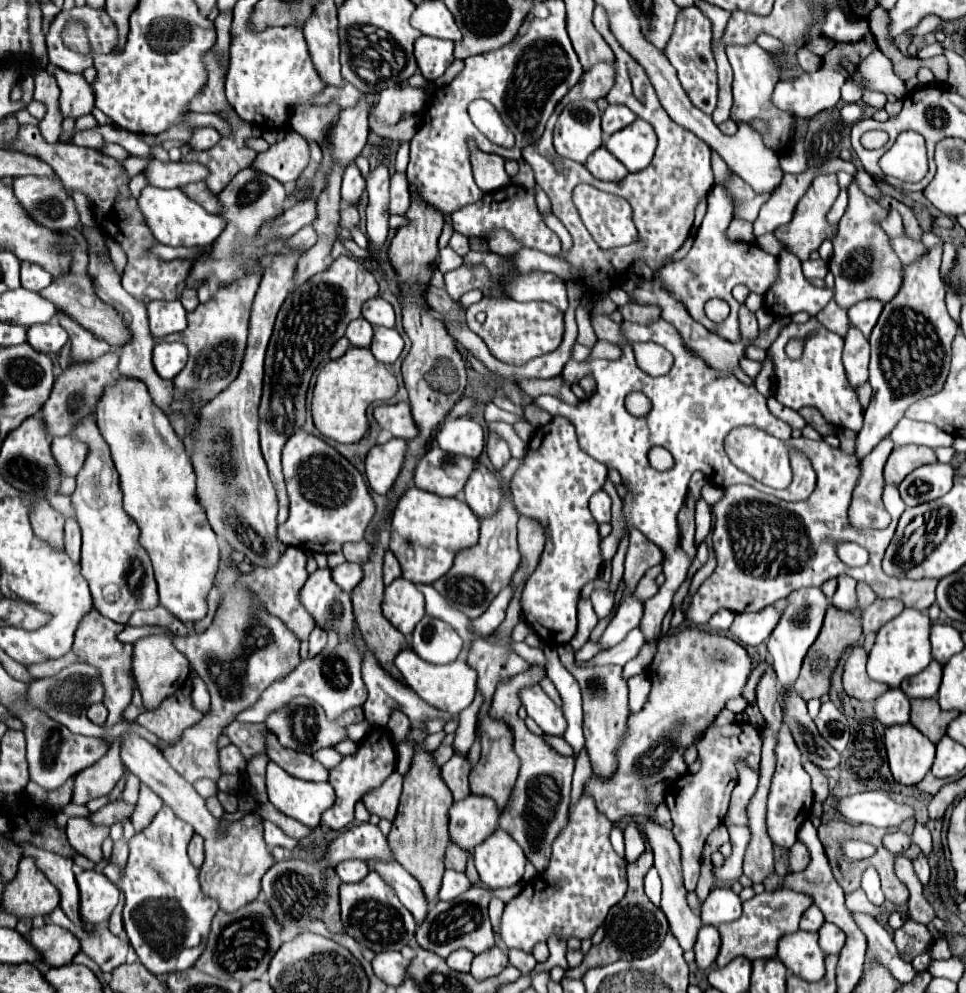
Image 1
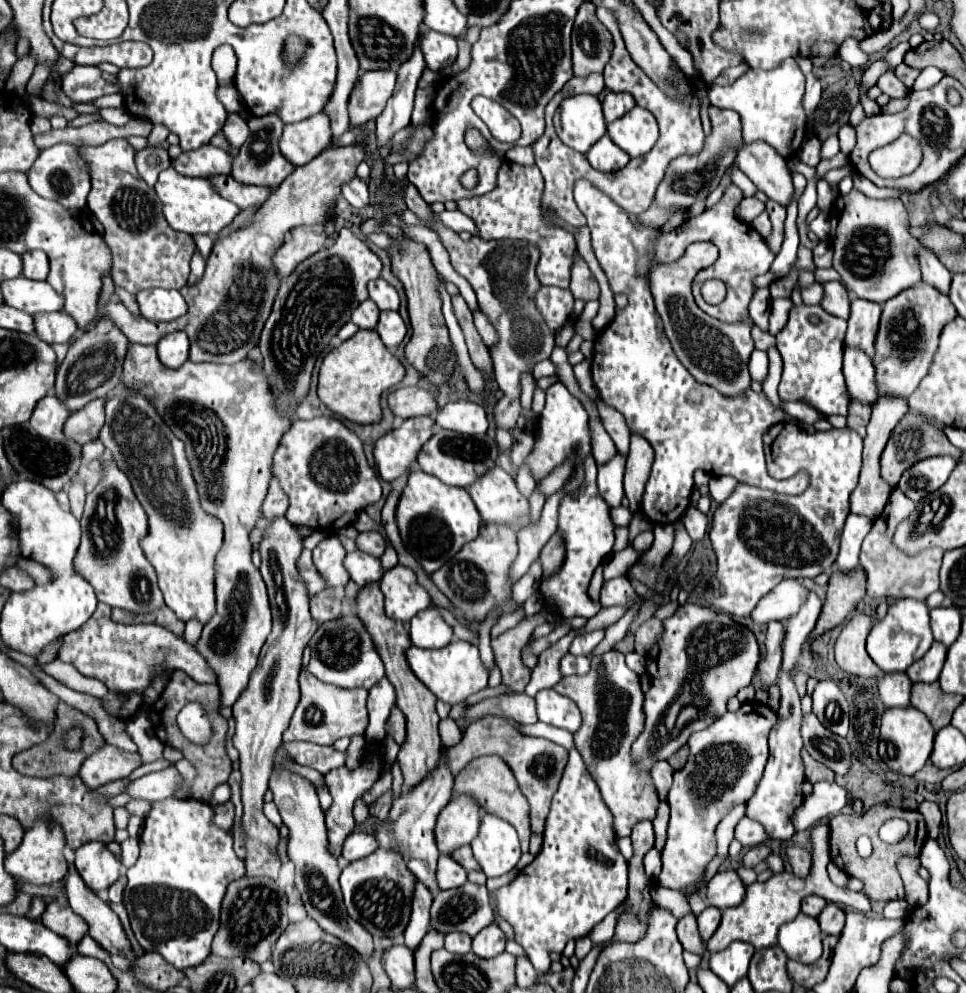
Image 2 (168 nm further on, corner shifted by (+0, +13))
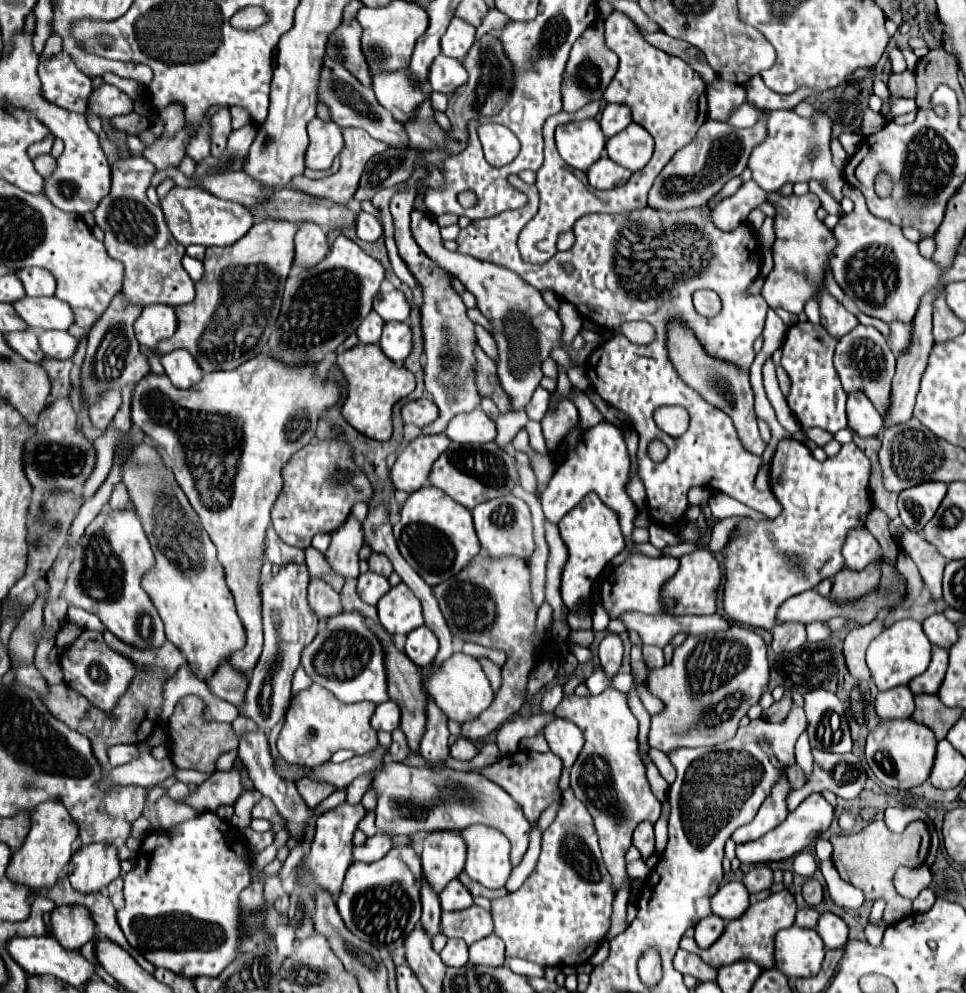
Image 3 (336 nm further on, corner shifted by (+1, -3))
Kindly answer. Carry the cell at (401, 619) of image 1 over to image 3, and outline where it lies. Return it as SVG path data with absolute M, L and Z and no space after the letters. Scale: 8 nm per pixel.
M402 582L380 598L378 616L380 624L390 634L408 634L424 624L420 600L416 600L410 588Z

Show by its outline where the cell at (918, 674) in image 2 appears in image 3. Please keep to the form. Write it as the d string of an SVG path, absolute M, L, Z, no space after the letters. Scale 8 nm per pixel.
M932 648L932 662L928 670L920 676L916 676L908 686L914 694L936 694L948 668L948 652L942 648Z

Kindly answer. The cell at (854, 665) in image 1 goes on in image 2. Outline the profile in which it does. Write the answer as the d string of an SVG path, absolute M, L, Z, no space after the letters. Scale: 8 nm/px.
M855 614L843 626L835 642L835 660L845 672L863 678L881 674L879 666L869 658L865 650L865 638L871 628L873 628L873 616L869 614Z

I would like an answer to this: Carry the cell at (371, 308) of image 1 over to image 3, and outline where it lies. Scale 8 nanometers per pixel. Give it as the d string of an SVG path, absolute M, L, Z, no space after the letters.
M392 290L388 294L380 292L374 300L374 310L380 314L384 322L390 322L390 320L404 322L410 314L410 306L400 290Z

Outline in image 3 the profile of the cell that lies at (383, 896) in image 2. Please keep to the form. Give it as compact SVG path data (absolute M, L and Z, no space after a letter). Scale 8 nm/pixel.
M396 846L382 860L372 864L352 864L336 898L338 912L348 930L380 952L390 954L400 948L408 932L412 932L420 920L420 874L420 858L412 846Z

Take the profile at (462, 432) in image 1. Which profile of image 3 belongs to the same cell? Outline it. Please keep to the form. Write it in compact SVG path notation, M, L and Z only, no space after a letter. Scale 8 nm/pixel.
M476 408L468 414L456 416L448 424L444 434L452 442L458 442L458 444L484 444L484 442L492 442L496 438L496 426L482 412L482 408Z

